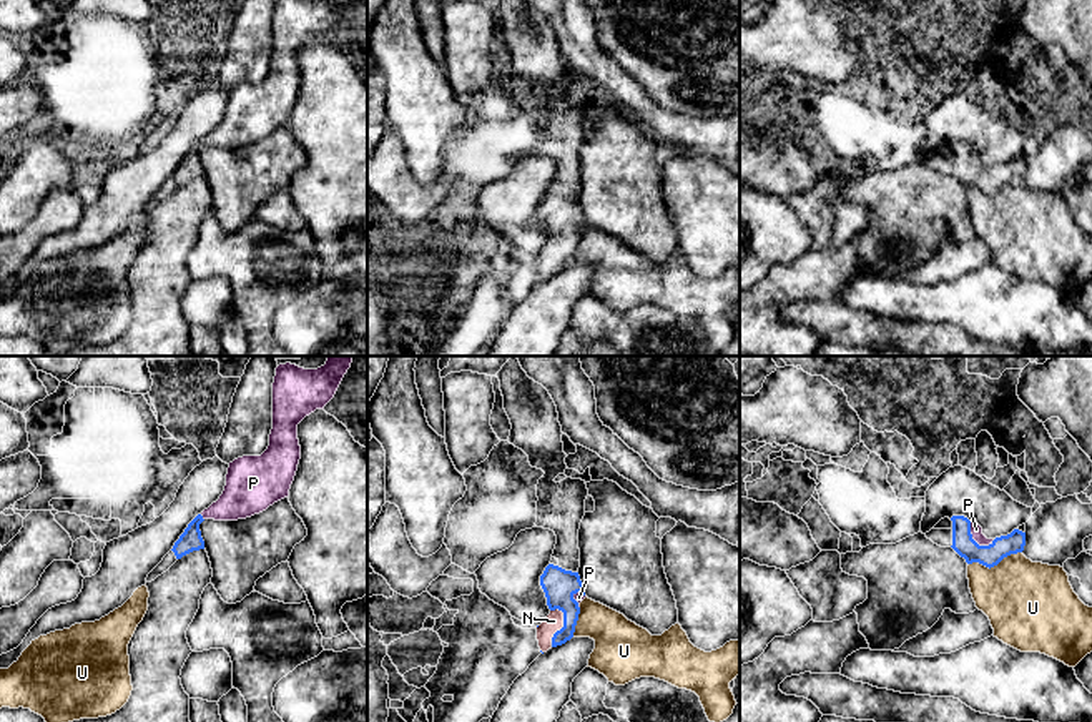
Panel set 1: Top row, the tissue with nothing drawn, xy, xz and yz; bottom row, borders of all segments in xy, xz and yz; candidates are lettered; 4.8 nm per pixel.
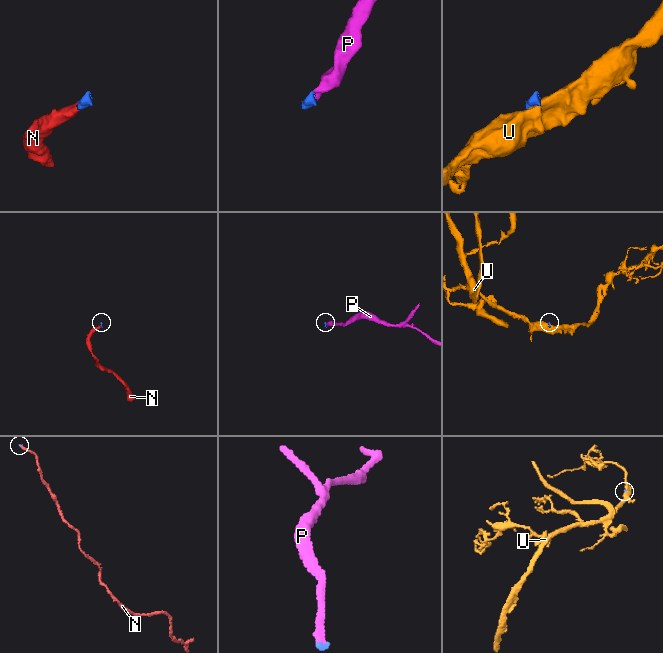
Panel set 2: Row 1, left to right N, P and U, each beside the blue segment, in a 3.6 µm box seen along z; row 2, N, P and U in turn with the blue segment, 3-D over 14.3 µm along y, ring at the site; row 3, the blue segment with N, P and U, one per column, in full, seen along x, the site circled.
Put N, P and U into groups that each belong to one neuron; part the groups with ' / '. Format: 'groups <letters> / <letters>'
groups N P / U

